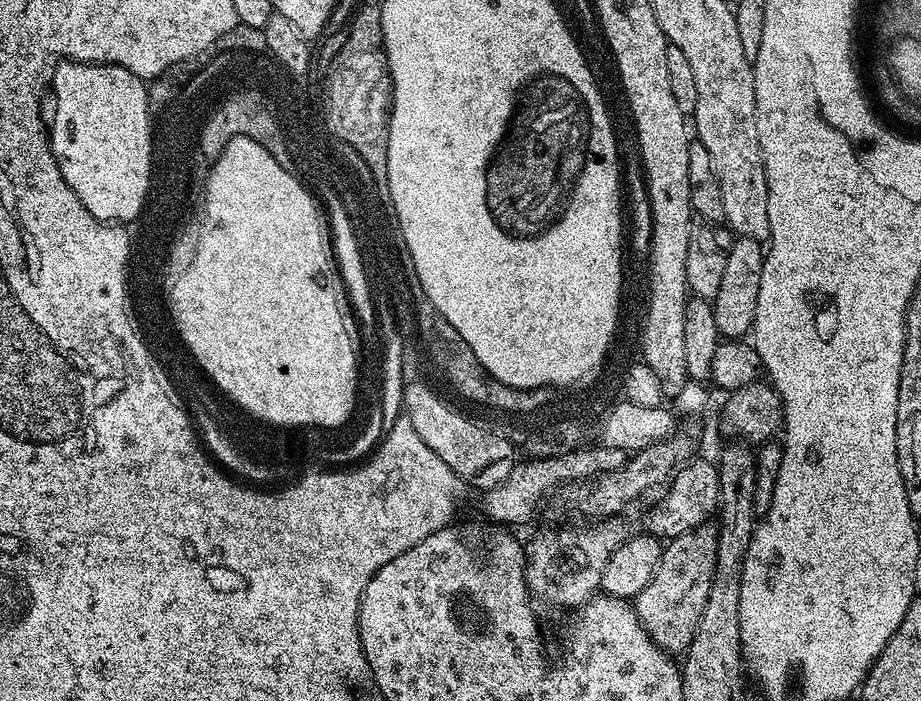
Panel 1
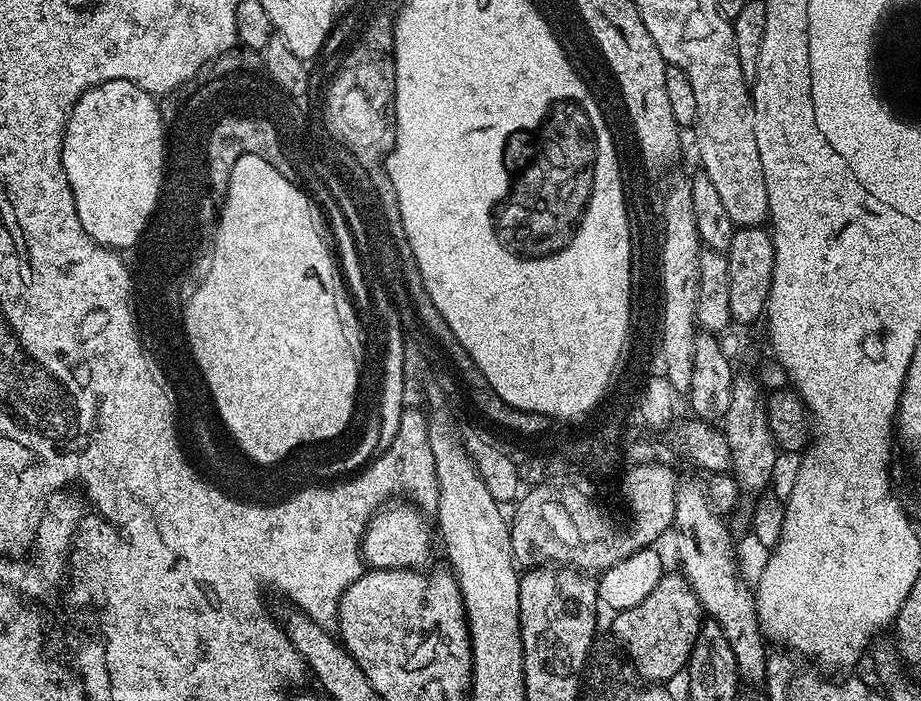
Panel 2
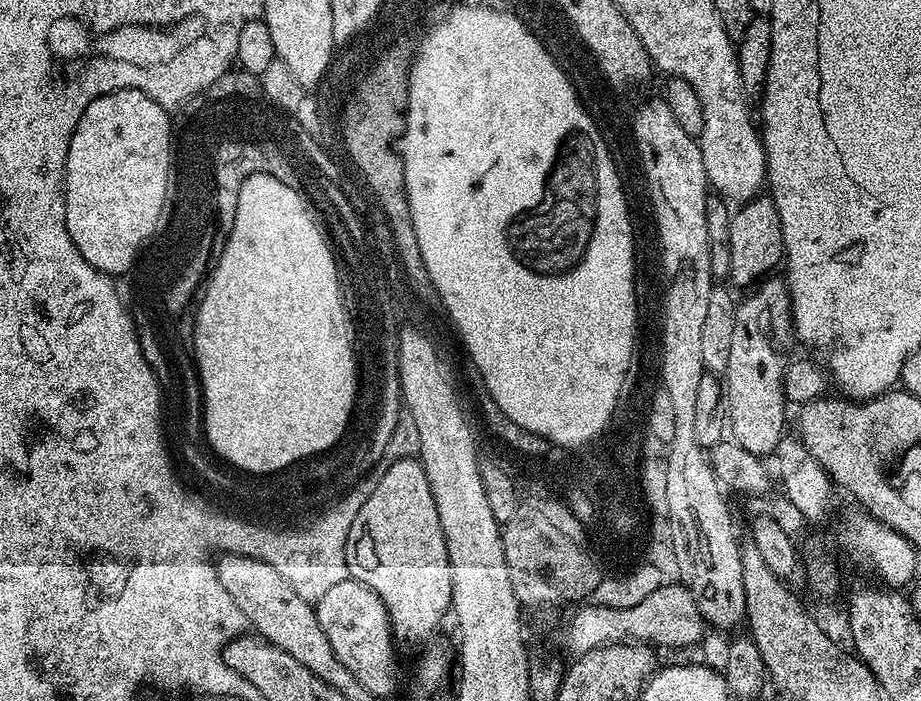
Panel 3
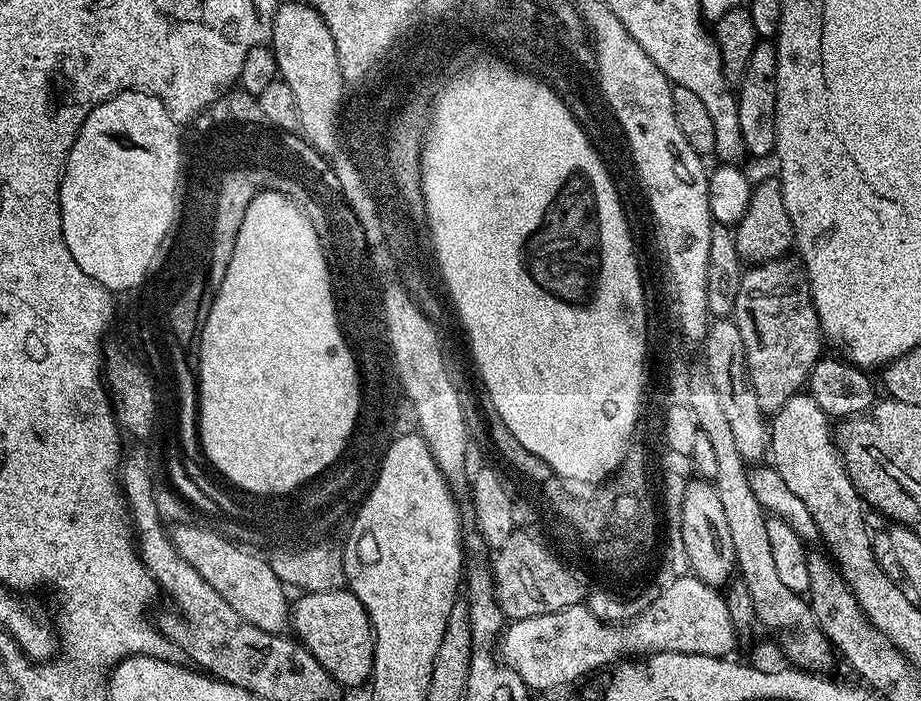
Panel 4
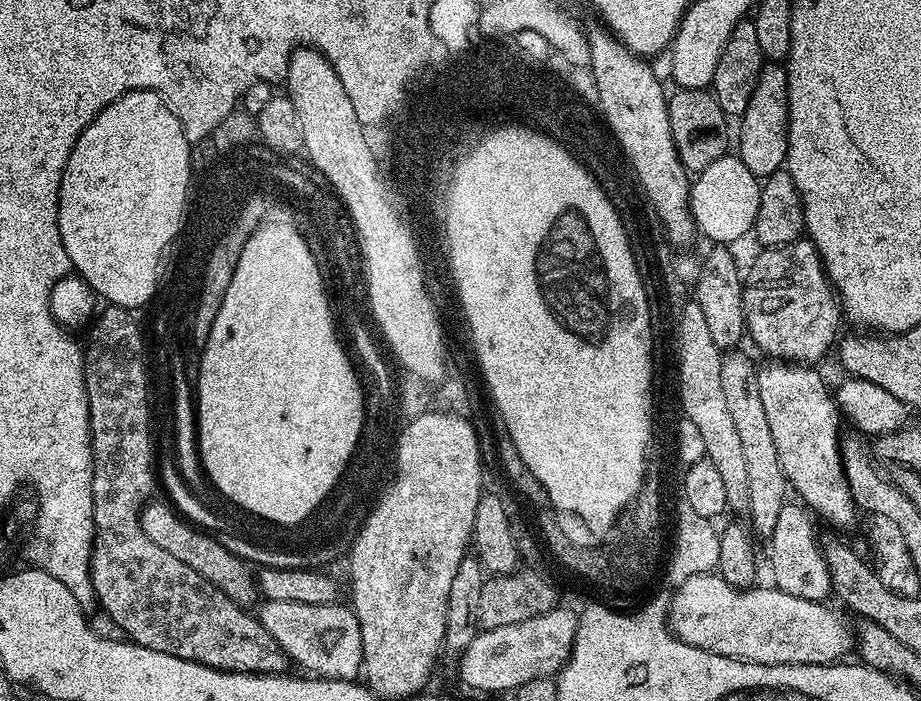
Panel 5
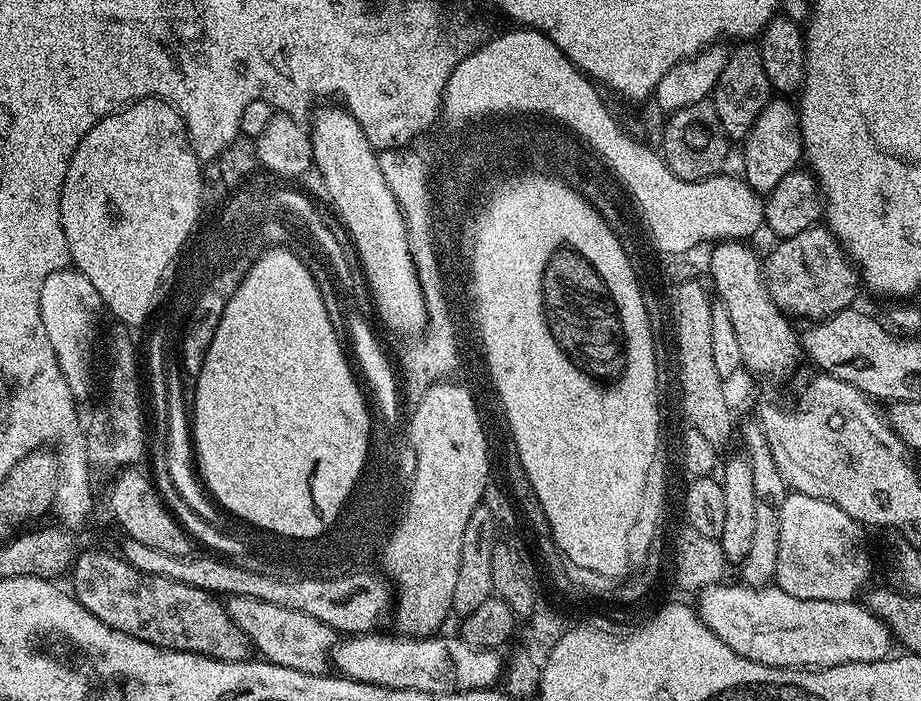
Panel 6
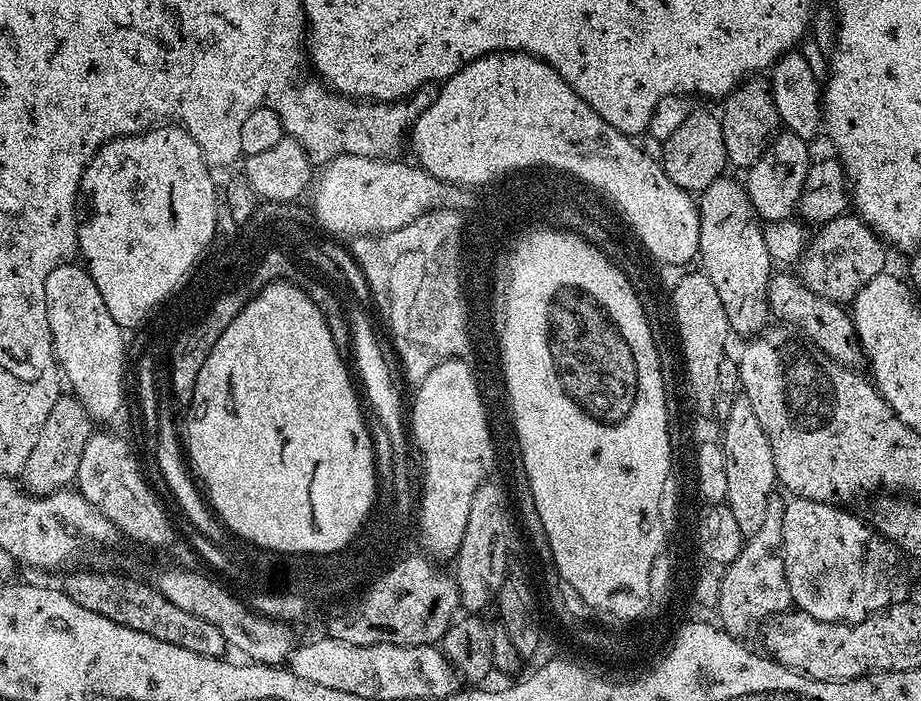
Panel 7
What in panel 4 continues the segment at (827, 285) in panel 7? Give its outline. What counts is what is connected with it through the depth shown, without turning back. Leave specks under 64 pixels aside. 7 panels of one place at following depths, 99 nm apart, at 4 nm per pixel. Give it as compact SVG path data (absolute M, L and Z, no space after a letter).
M781 258L766 260L763 264L749 269L749 272L747 269L741 275L732 316L738 326L738 334L742 334L748 380L758 398L758 406L765 414L774 414L789 398L797 395L807 385L812 367L822 359L820 347L825 347L826 341L820 330L820 319L812 301L812 291L803 264L792 258Z

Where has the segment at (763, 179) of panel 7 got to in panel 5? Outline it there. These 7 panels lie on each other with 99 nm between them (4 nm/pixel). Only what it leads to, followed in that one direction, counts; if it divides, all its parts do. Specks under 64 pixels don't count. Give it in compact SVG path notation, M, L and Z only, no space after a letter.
M765 63L758 74L758 86L754 86L754 94L750 94L750 102L738 118L738 124L738 155L746 162L746 170L758 178L781 171L788 159L788 70L783 63Z

